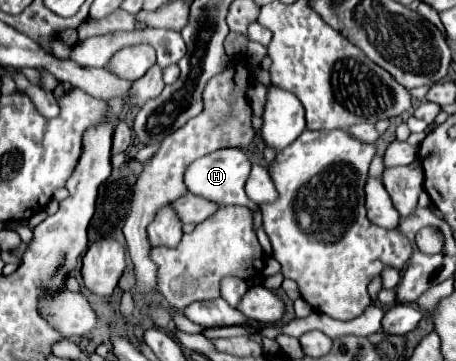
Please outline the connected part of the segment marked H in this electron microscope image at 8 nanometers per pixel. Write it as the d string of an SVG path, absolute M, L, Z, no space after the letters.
M219 149L219 151L213 151L213 153L197 159L195 163L191 163L189 169L185 171L185 183L193 195L201 195L209 201L215 201L221 207L245 205L253 211L259 211L259 207L255 203L251 203L245 195L245 181L247 181L247 175L251 173L251 167L253 165L251 165L247 151L243 151L243 149Z

